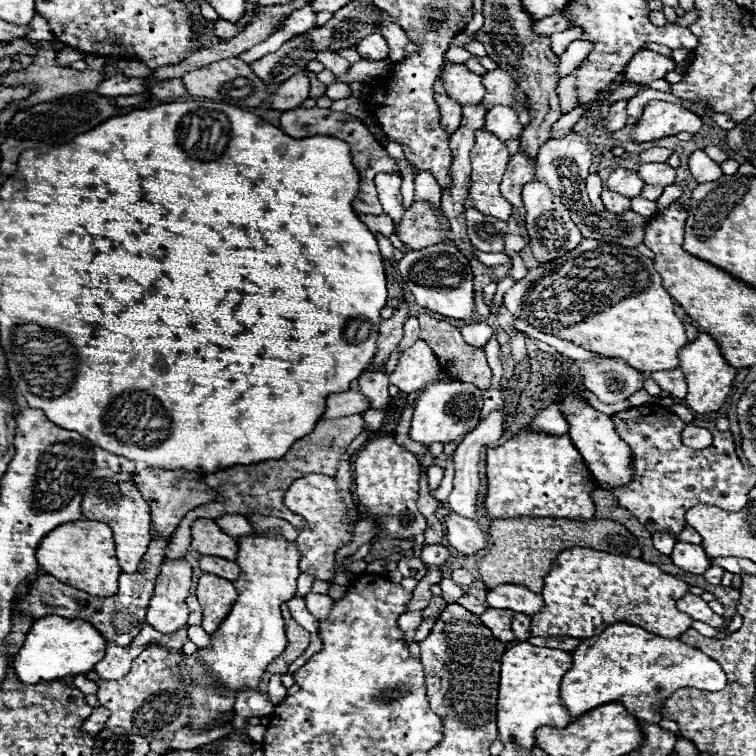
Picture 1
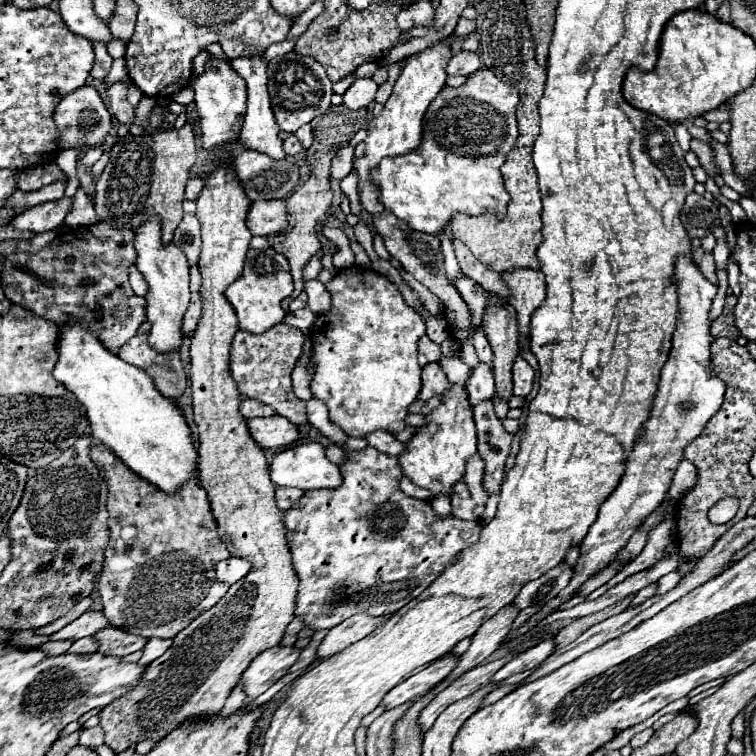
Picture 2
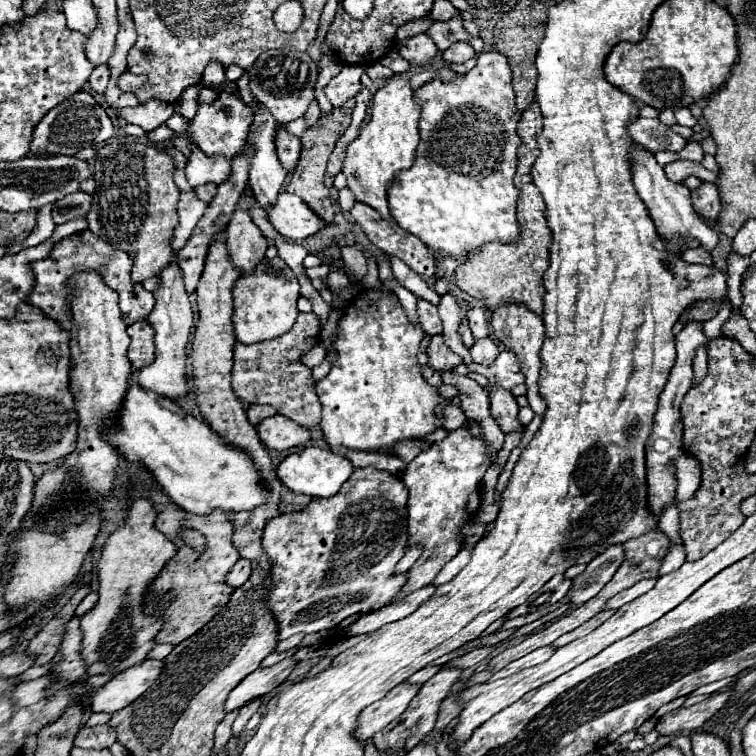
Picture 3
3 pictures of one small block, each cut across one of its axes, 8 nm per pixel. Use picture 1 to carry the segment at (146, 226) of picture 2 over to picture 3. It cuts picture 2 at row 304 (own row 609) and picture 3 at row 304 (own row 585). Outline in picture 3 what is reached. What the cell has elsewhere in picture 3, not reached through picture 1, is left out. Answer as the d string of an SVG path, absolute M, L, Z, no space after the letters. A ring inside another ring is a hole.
M172 262L168 270L162 270L160 274L162 286L154 292L156 296L156 306L148 316L148 322L152 322L156 330L156 352L154 352L154 362L150 366L144 366L134 372L134 382L140 384L140 388L156 392L160 396L166 396L174 402L184 400L188 396L188 378L186 378L186 344L190 336L190 328L194 324L194 312L192 304L188 300L188 294L182 284L182 272L180 268Z

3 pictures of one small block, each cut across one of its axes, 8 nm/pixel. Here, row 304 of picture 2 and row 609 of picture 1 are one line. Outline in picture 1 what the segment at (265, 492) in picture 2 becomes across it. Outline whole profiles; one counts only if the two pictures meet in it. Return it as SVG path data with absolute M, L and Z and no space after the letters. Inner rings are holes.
M202 574L198 580L196 596L202 604L202 628L208 634L214 634L222 620L232 610L230 606L236 602L236 588L232 582L218 578L214 574Z

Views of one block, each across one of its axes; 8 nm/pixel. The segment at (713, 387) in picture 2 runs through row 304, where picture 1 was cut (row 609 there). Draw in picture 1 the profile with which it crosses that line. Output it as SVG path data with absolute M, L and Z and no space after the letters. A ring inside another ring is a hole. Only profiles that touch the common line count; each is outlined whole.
M686 594L686 596L682 596L682 598L676 602L676 608L678 608L680 612L690 614L694 620L704 622L704 624L710 624L710 626L714 626L714 628L718 628L718 626L724 624L724 618L718 616L718 614L714 614L714 612L710 610L710 606L708 606L700 596Z

